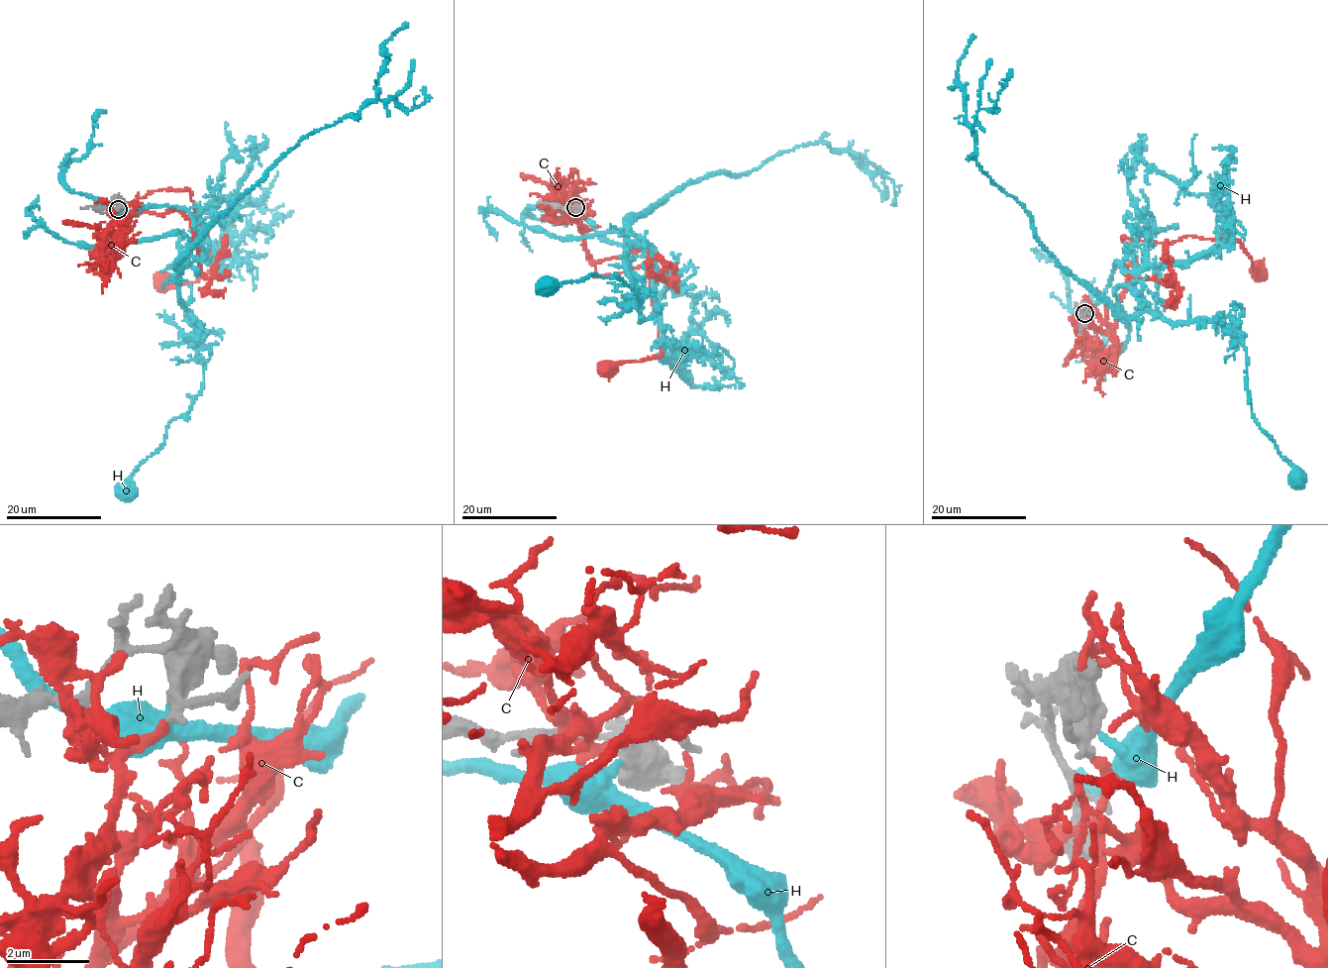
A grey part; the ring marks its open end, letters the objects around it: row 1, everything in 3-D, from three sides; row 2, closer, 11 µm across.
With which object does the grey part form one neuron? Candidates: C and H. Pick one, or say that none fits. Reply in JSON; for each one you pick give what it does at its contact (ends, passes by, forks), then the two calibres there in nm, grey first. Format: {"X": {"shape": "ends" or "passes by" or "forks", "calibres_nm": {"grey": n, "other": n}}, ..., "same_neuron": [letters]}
{"C": {"shape": "ends", "calibres_nm": {"grey": 320, "other": 240}}, "same_neuron": ["C"]}

